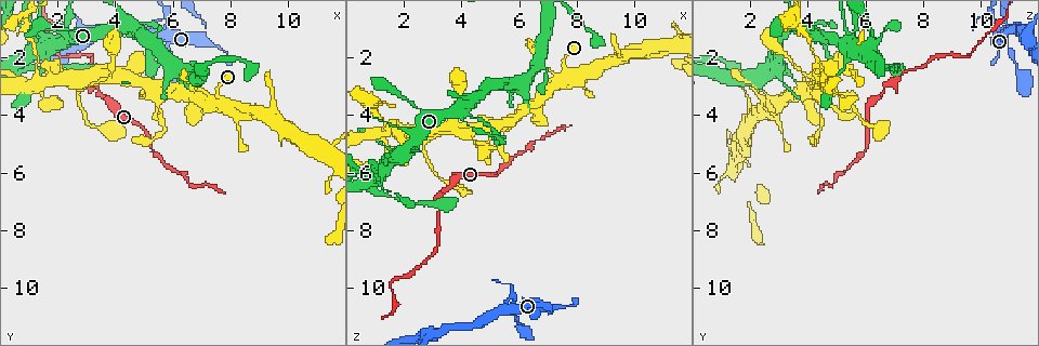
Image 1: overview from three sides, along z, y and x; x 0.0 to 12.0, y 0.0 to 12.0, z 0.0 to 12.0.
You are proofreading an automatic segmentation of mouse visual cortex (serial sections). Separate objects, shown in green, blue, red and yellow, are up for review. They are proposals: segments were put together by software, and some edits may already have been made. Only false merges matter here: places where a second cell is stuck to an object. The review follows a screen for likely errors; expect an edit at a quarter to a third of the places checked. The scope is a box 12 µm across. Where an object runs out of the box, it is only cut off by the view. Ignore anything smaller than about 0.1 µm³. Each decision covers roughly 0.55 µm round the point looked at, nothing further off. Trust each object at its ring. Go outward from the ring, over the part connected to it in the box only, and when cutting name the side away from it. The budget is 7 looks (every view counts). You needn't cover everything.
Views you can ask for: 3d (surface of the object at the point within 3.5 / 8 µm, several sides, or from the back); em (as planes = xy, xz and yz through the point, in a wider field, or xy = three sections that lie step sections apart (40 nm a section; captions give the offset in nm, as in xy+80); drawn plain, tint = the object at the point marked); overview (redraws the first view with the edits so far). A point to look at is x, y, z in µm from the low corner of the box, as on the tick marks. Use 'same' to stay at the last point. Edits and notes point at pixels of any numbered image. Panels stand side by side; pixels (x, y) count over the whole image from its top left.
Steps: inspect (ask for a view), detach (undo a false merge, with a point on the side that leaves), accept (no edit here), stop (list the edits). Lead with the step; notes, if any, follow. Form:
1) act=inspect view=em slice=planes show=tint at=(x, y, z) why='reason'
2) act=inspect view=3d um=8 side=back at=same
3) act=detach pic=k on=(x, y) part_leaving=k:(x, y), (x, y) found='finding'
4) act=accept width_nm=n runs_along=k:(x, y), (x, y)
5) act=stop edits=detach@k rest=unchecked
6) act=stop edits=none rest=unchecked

act=inspect view=3d um=8 at=(1.5, 2.8, 4.5) why='four or more arms meet'

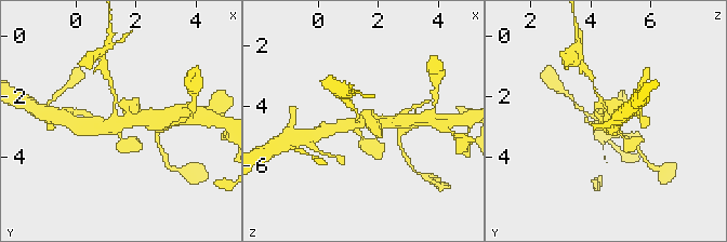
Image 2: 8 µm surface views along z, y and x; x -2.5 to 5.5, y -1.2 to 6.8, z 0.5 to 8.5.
act=inspect view=em slice=xy step=3 show=tint at=(1.4, 2.8, 4.5)

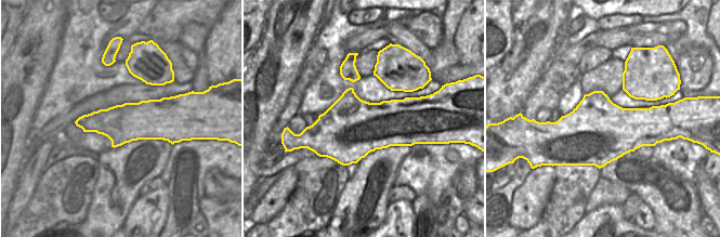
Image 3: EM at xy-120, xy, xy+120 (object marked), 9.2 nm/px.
act=accept runs_along=2:(394, 122), (357, 122), (331, 129) found='continuous, no second cell'

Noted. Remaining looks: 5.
act=inspect view=3d um=8 at=(7.1, 0.9, 10.8) why='thin neck'

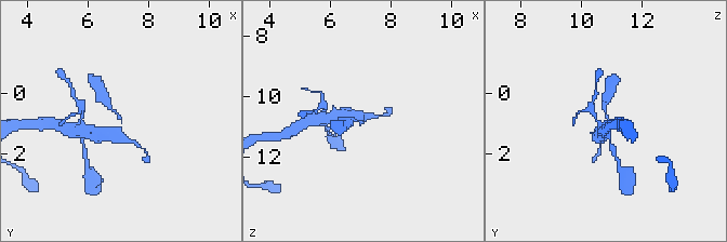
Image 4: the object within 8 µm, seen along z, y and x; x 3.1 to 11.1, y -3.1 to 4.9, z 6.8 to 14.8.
act=inspect view=3d um=3.5 at=(7.1, 0.9, 10.8)

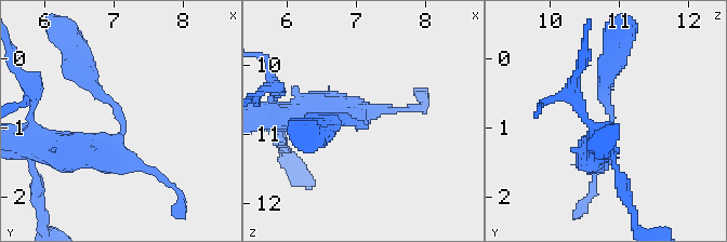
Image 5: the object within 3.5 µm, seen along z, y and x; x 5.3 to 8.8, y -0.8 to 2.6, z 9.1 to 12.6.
act=inspect view=em slice=xy step=2 show=tint at=(7.10, 0.90, 10.90) why='shape alone is not enough'

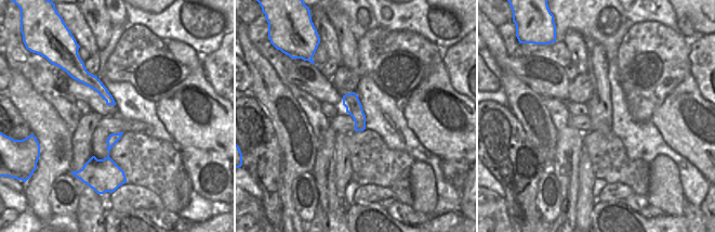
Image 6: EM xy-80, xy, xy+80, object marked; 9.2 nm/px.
act=accept found='continuous, no second cell'

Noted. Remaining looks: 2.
act=inspect view=3d um=3.5 at=(2.3, 1.2, 5.3) why='four or more arms meet'

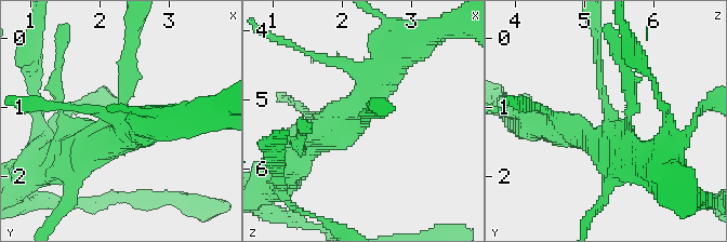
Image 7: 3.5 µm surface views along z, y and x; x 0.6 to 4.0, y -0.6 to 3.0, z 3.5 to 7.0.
act=inspect view=em slice=xy step=5 show=tint at=(2.25, 1.25, 5.35)

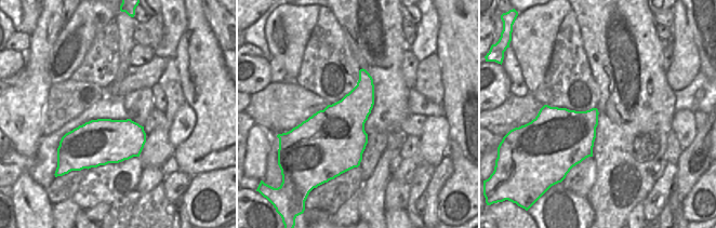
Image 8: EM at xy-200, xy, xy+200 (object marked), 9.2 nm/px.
act=accept width_nm=480 runs_along=7:(371, 84), (365, 102), (272, 178) found='continuous, no second cell'

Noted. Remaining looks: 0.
act=stop edits=none rest=unchecked

